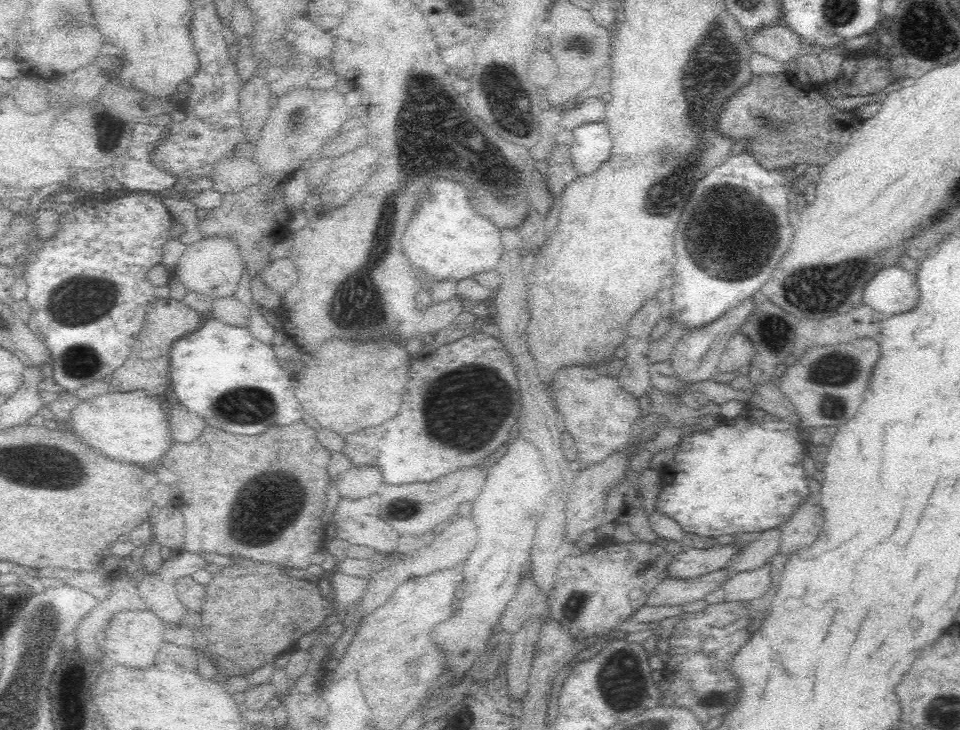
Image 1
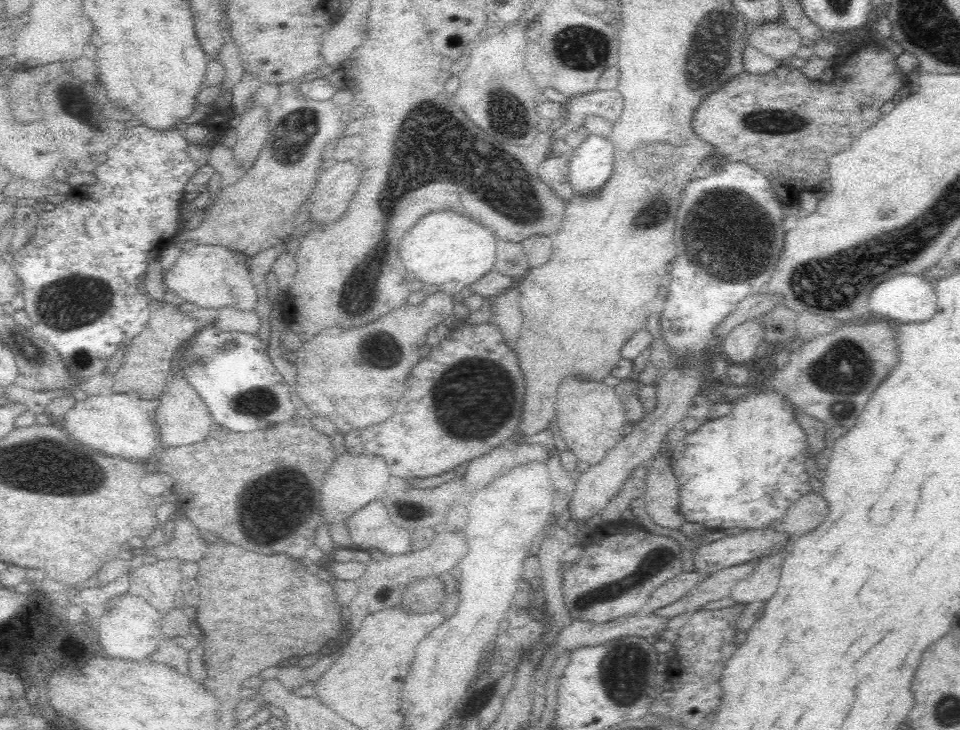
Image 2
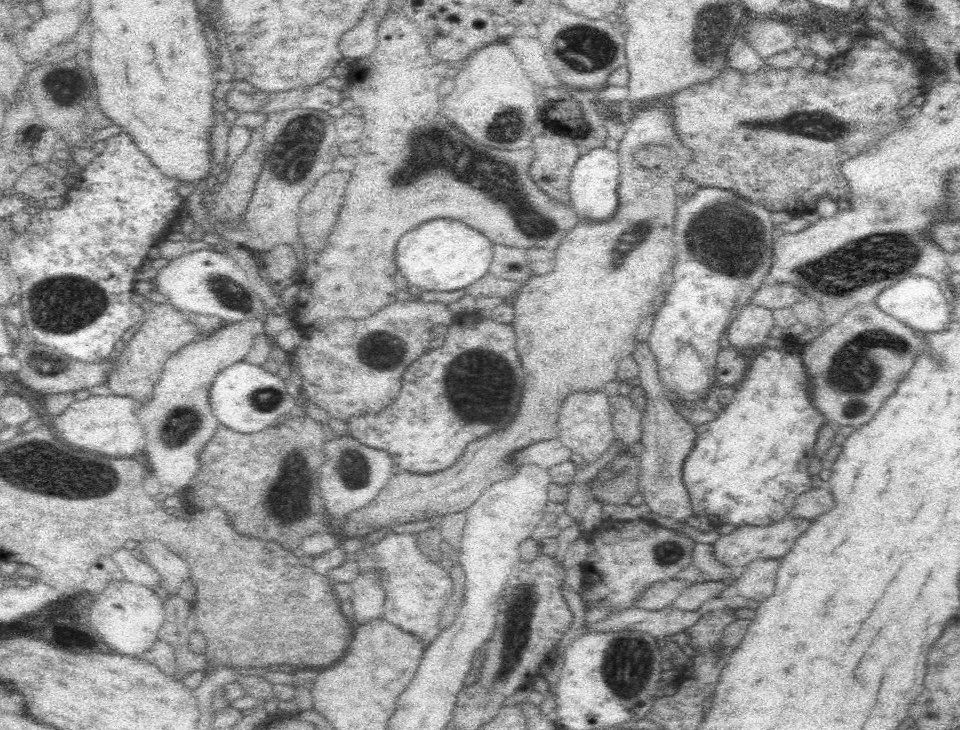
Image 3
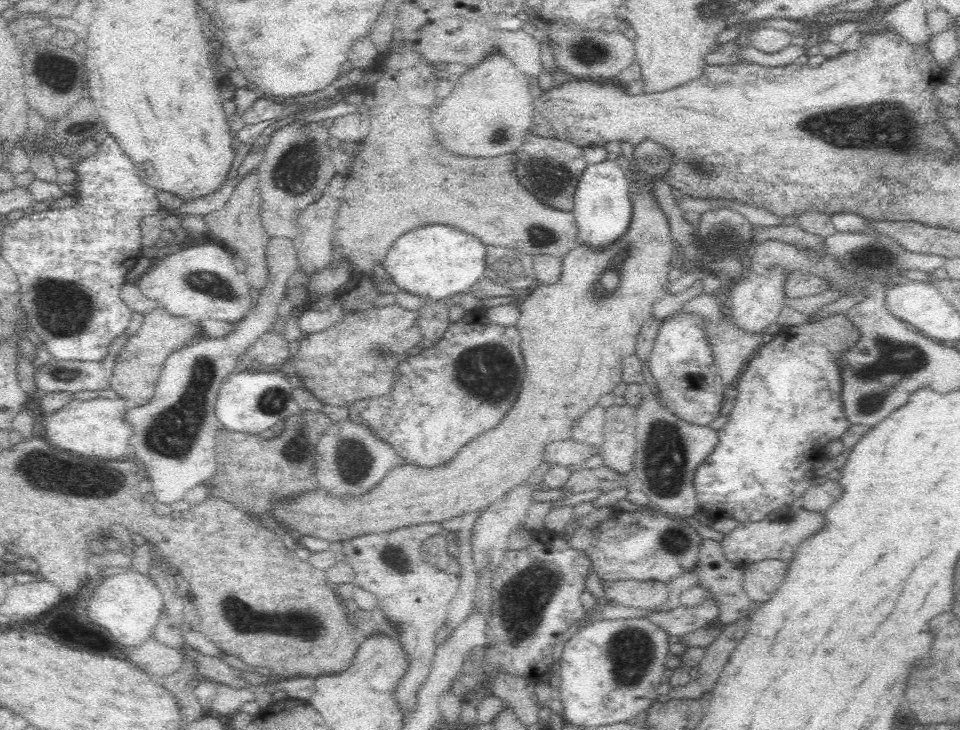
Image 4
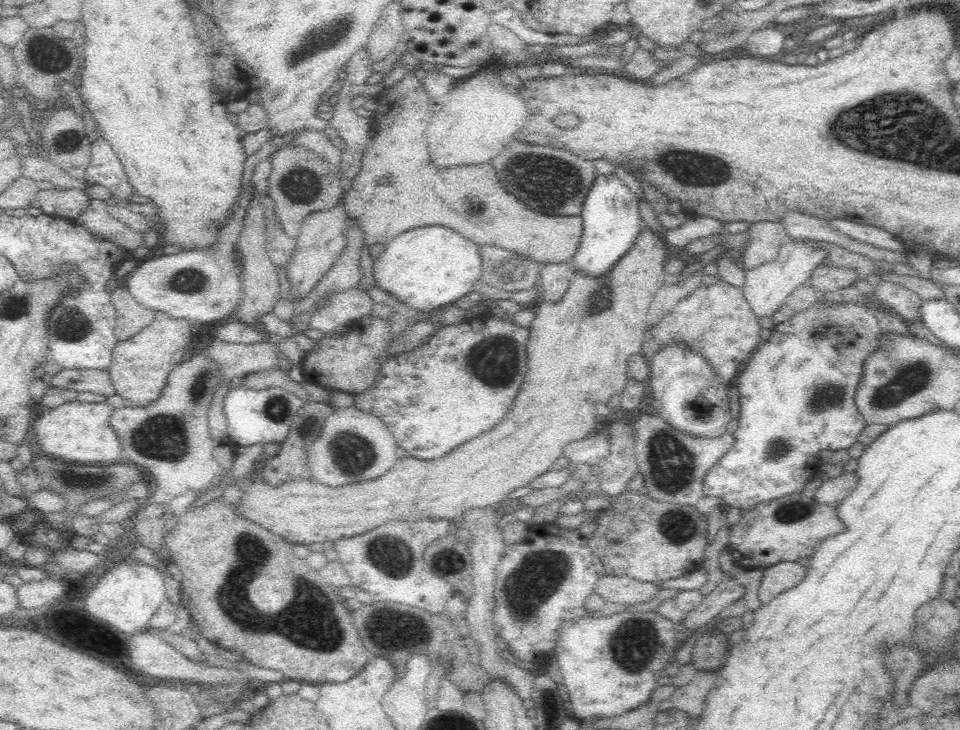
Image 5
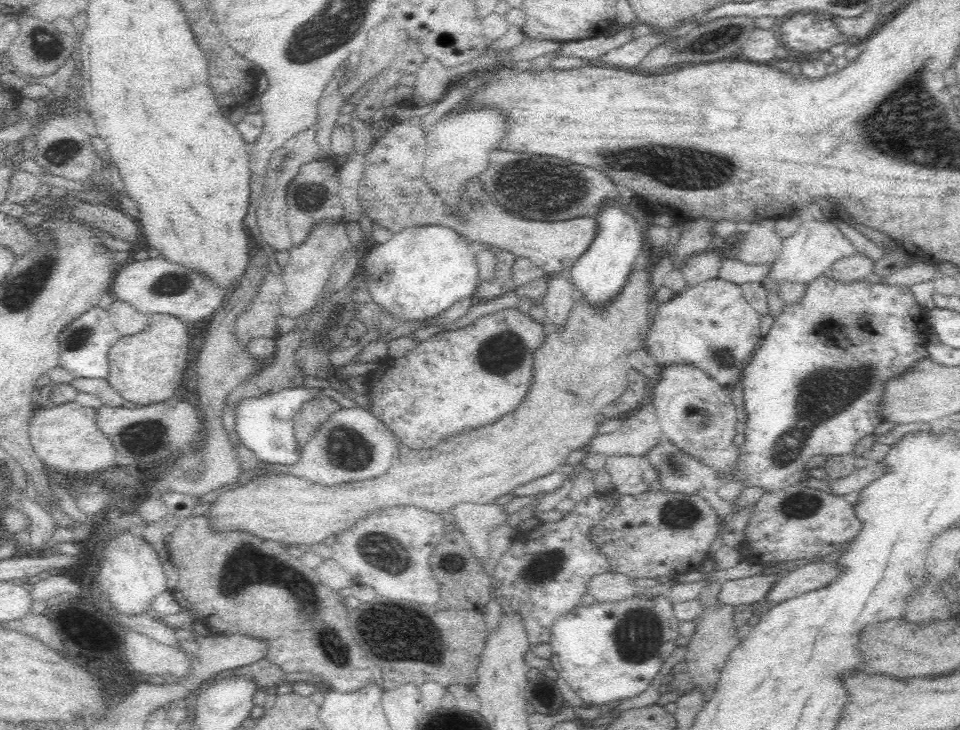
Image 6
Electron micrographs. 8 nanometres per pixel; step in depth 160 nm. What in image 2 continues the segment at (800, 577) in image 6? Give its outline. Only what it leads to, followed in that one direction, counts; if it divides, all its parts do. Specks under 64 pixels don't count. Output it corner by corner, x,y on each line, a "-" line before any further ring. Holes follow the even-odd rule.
769,558
762,559
760,564
746,577
739,580
731,588
729,596
736,603
762,602
772,598
778,588
780,566
776,566

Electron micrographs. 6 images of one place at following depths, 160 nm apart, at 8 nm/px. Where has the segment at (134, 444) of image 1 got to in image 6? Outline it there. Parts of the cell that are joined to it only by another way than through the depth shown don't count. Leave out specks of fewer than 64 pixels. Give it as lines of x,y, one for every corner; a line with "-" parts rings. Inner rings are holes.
76,401
61,405
37,406
29,423
30,443
34,453
49,470
75,476
102,473
120,461
110,439
96,428
96,408
84,407

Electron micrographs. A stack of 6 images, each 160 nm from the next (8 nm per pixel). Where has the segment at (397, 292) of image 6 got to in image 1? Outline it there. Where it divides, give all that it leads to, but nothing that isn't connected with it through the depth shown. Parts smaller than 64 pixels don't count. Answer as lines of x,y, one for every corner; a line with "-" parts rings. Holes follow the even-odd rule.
430,182
428,196
424,198
426,202
420,202
406,226
402,250
412,266
422,268
436,280
462,280
474,274
488,273
500,260
500,230
494,228
488,218
482,218
472,210
468,196
470,192
458,182

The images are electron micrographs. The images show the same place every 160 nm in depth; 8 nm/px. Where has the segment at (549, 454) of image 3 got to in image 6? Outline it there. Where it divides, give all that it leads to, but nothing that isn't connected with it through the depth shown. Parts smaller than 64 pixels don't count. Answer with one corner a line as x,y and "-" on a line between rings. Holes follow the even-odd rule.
652,403
640,404
630,418
622,416
621,424
616,432
596,434
584,446
586,452
606,457
634,455
644,458
648,451
658,445
663,436

